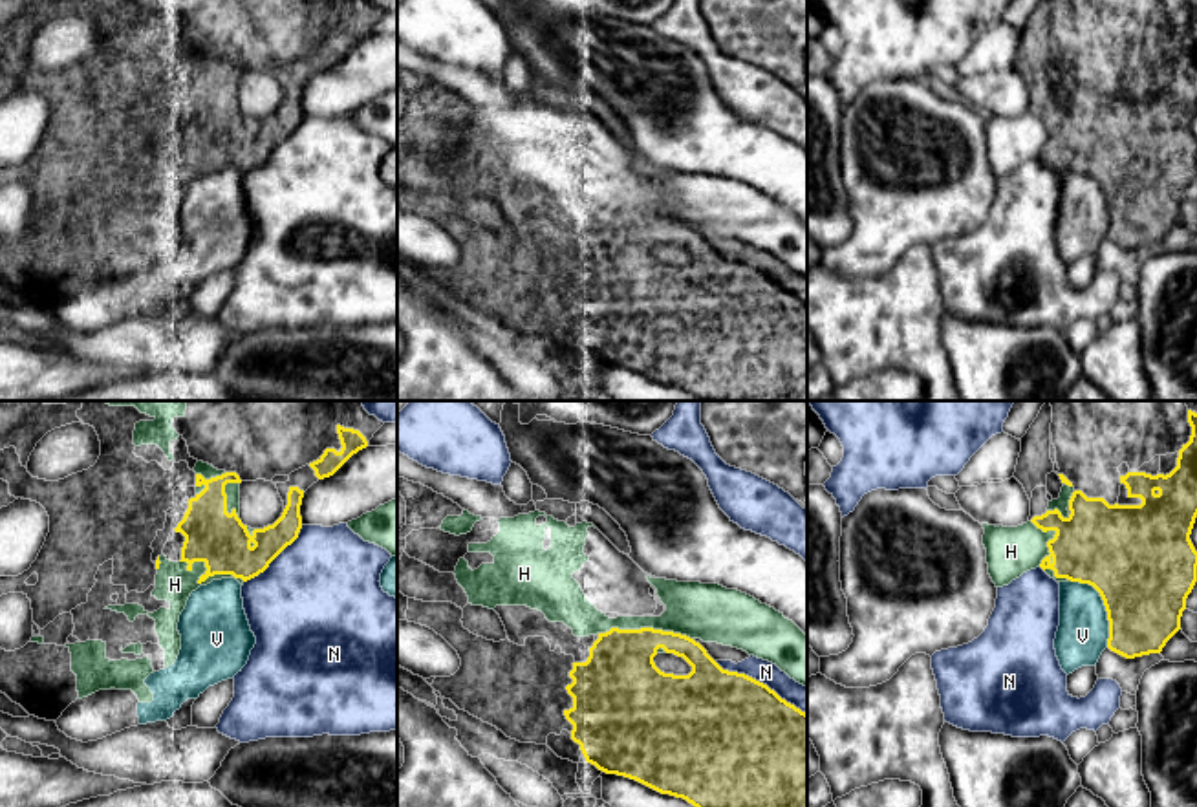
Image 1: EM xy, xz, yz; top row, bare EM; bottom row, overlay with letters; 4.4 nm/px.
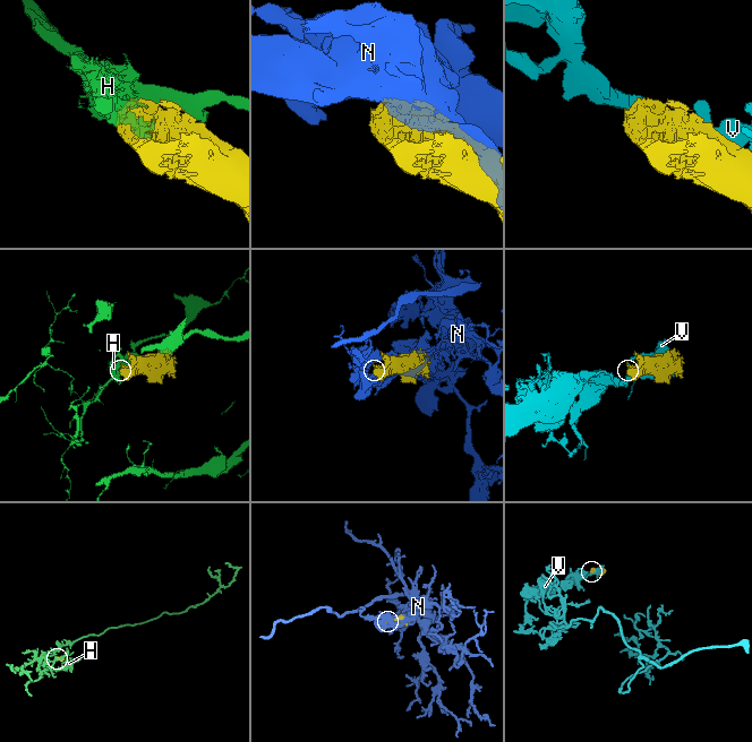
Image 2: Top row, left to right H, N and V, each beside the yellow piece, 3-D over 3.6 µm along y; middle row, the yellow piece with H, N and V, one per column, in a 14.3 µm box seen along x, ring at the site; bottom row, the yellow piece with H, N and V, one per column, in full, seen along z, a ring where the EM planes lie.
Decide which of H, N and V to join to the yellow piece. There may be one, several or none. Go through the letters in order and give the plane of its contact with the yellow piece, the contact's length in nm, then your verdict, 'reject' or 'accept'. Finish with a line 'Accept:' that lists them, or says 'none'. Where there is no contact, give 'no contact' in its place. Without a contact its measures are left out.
H: xy | 300 nm | reject
N: xz | 480 nm | reject
V: yz | 340 nm | reject
Accept: none

